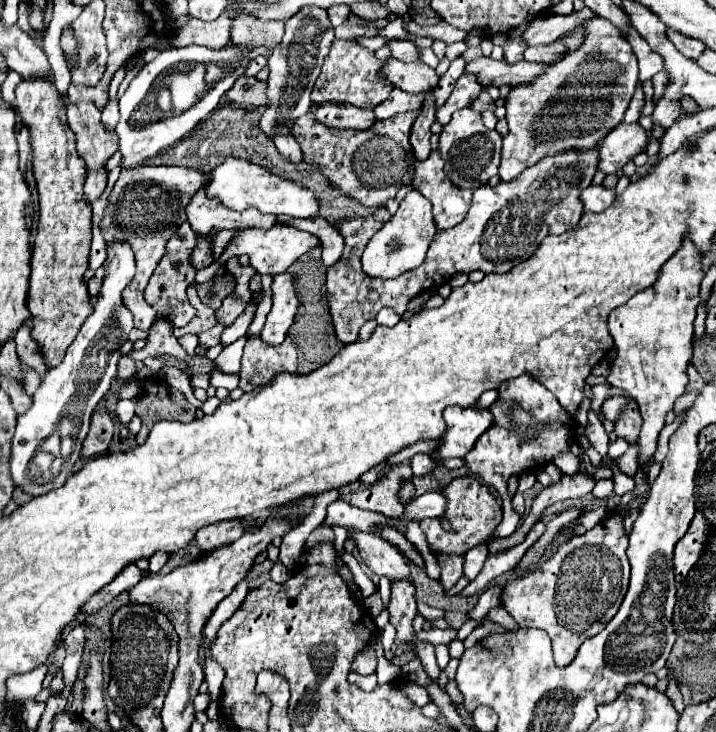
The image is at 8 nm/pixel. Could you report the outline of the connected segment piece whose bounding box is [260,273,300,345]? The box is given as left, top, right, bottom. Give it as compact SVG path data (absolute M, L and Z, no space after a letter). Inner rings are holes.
M290 273L276 275L272 283L272 293L274 293L274 301L272 301L274 305L272 305L272 311L268 313L268 319L260 337L268 345L280 345L286 339L286 333L294 323L294 317L300 307L300 301L294 289L294 277Z

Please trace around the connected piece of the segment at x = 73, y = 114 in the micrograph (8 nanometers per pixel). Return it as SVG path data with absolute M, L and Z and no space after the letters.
M68 103L68 123L76 133L78 153L88 169L102 167L116 151L116 131L102 125L100 111L92 103Z

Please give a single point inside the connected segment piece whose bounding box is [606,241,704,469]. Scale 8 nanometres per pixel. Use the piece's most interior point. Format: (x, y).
(653, 332)

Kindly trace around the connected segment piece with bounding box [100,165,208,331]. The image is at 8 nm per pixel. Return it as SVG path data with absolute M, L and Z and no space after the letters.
M132 167L122 169L120 179L116 181L110 197L108 207L104 209L100 229L106 239L106 243L112 243L112 239L124 239L134 255L136 255L136 275L132 283L124 289L124 305L134 315L136 329L148 331L156 319L160 319L160 313L154 311L152 305L144 299L144 287L148 285L148 279L156 265L160 263L166 243L172 237L172 231L186 221L186 205L196 191L200 191L208 183L208 177L202 171L190 169L190 167Z

